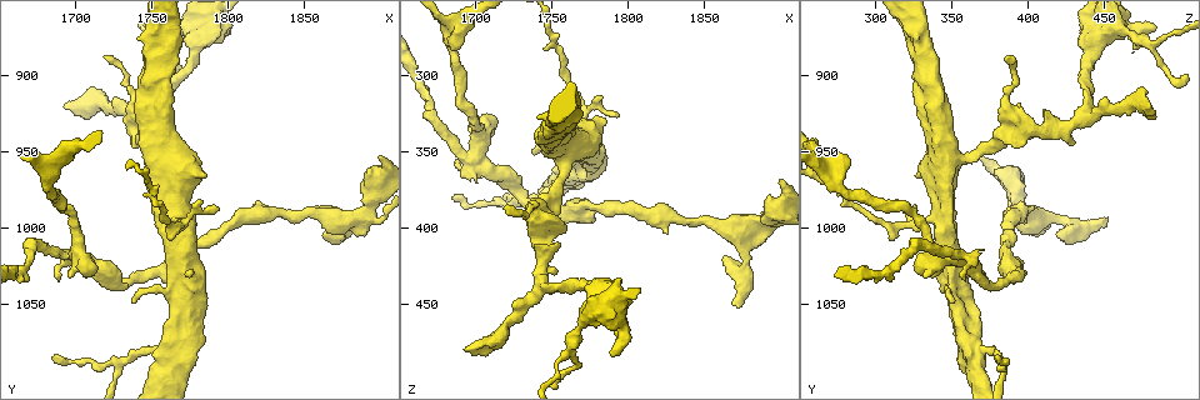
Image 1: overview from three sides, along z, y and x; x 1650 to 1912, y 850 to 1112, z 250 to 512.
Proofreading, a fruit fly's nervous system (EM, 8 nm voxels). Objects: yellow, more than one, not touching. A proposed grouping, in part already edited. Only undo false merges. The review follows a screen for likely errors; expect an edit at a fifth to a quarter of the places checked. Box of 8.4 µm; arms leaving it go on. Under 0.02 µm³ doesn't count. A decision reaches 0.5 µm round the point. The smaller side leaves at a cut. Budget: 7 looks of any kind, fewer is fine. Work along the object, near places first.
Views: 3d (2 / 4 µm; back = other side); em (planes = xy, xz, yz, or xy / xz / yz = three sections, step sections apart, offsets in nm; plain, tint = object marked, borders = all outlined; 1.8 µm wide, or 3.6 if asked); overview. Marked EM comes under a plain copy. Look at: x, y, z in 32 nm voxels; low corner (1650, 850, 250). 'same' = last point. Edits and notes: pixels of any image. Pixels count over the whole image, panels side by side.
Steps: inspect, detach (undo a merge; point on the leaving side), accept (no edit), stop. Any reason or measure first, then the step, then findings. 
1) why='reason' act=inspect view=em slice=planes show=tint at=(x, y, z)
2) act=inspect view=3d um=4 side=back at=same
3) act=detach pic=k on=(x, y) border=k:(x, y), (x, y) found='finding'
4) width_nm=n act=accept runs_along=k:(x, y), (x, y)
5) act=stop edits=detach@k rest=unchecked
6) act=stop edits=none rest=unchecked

why='three-way junction' act=inspect view=3d um=4 at=(1688, 960, 270)

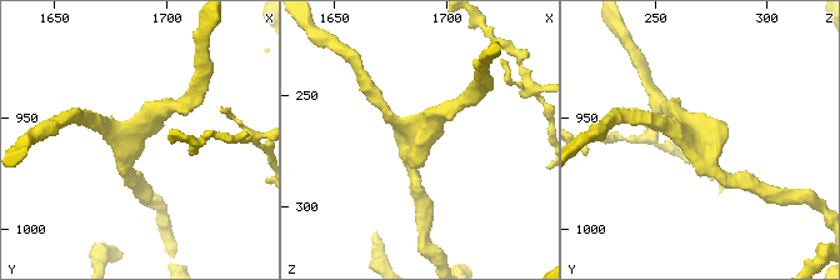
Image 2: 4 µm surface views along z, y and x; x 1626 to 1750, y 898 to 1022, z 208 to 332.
act=inspect view=em slice=planes show=tint at=(1686, 960, 271)

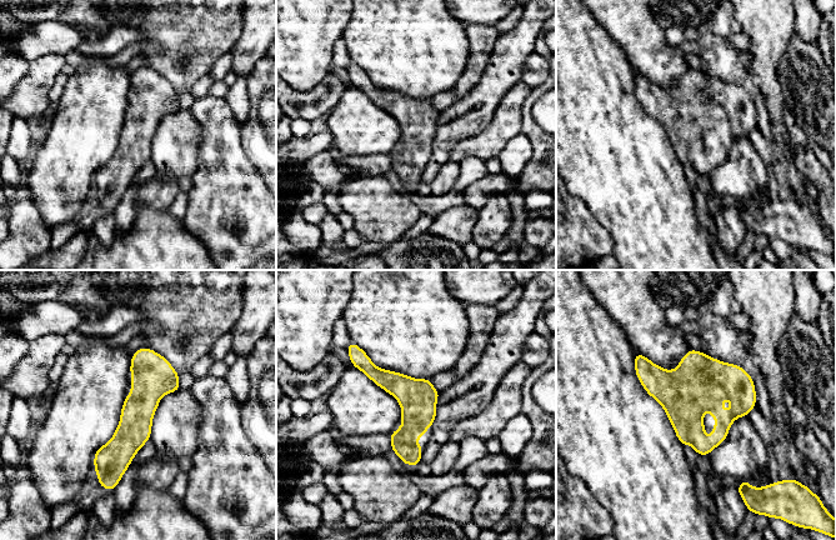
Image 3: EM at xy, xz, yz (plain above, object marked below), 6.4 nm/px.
act=accept runs_along=3:(145, 350), (145, 396), (110, 480) found='all the same cell'

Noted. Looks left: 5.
why='looks like a crossing' act=inspect view=em slice=planes show=borders at=(1702, 1022, 354)

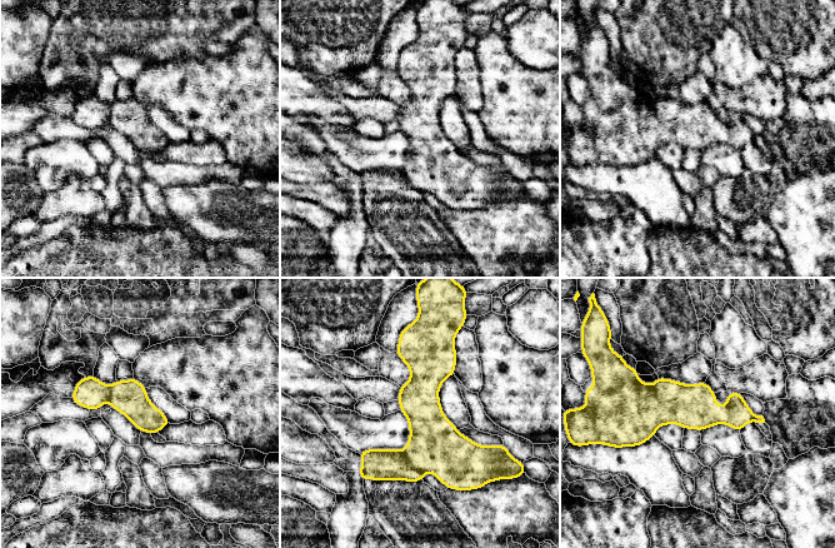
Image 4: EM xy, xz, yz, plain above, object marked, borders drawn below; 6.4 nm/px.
width_nm=220 act=detach pic=4 on=(376, 464) border=4:(400, 451), (404, 458), (421, 473) found='two cells meet here'

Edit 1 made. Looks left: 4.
why='redraw' act=inspect view=overview

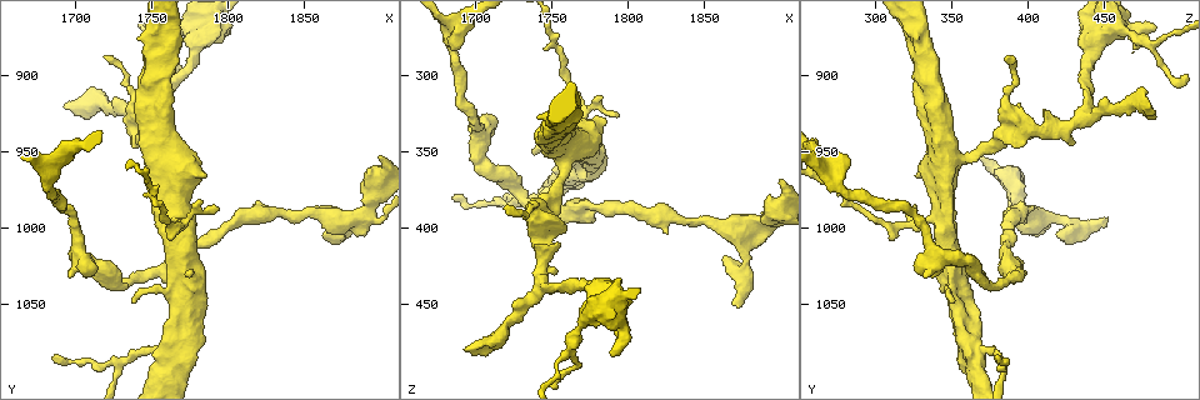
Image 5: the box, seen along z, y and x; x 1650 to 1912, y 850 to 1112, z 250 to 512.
why='three arms meet' act=inspect view=em slice=planes show=tint at=(1768, 992, 344)

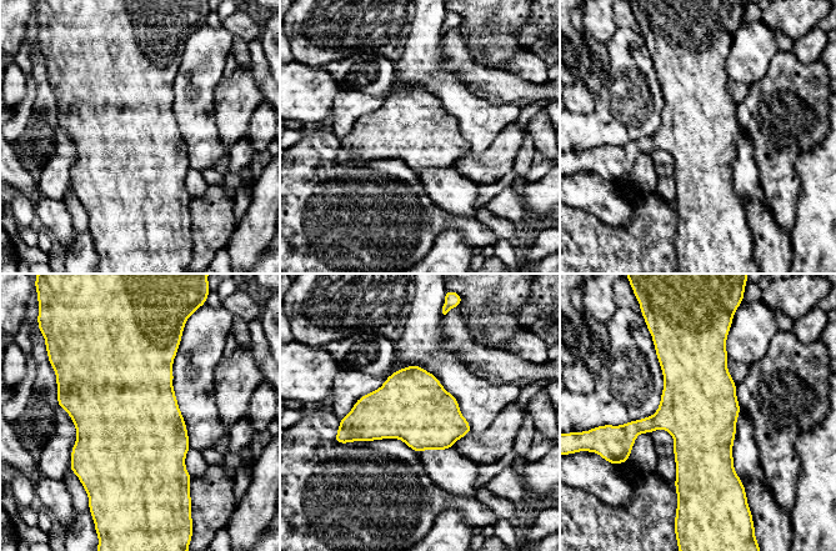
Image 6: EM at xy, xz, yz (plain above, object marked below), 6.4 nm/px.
width_nm=460 act=accept found='continuous, no second cell'

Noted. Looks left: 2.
act=stop edits=detach@4 rest=unchecked

